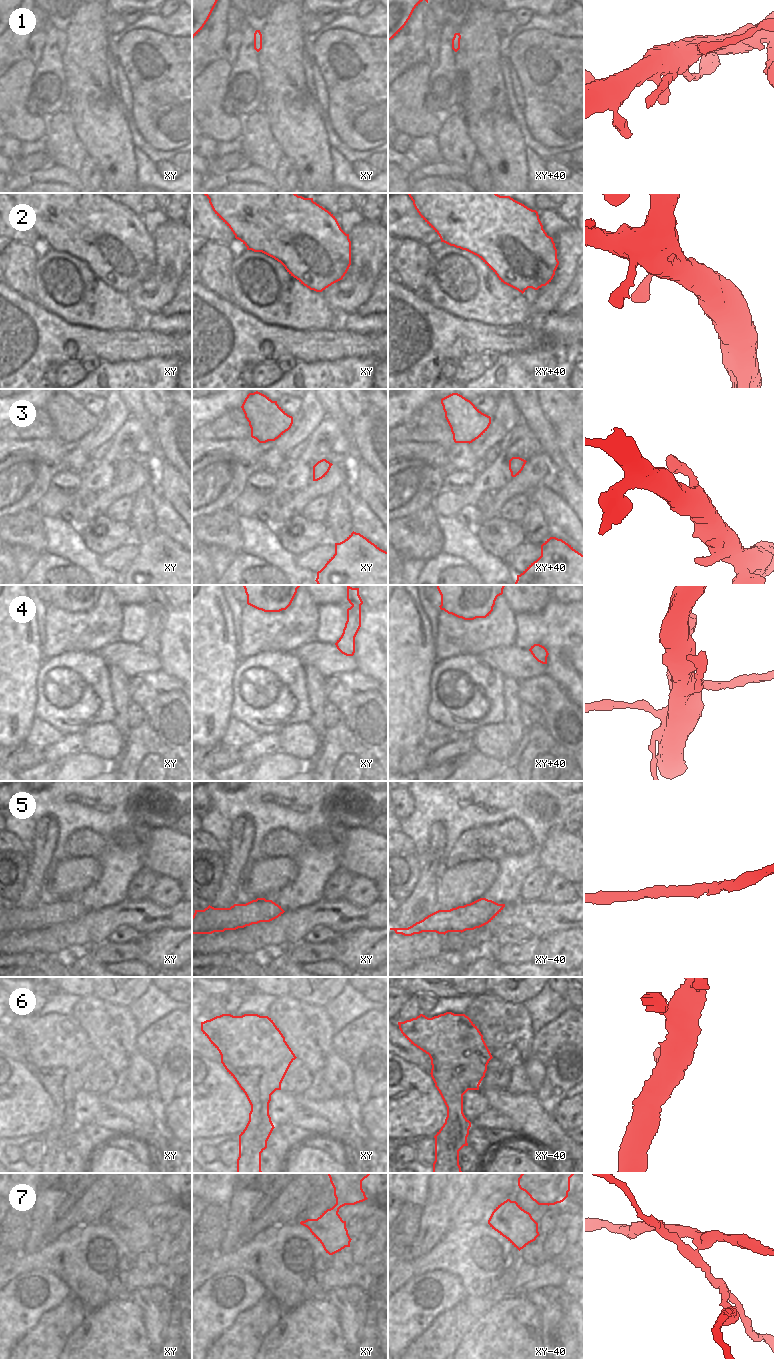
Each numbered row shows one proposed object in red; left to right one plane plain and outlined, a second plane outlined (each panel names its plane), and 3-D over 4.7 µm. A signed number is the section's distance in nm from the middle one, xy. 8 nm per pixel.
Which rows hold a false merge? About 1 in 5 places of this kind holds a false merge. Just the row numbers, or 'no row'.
7.

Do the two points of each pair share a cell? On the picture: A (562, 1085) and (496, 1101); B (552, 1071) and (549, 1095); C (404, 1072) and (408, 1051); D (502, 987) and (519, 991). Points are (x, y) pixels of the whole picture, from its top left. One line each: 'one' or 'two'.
A: two
B: one
C: two
D: one

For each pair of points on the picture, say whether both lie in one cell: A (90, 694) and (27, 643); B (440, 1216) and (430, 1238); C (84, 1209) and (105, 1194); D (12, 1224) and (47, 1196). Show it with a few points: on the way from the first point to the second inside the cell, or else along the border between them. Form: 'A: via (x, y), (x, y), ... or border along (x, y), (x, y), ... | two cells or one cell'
A: border along (44, 661), (37, 675), (36, 683) | two cells
B: via (435, 1221), (430, 1233) | one cell
C: via (89, 1206), (100, 1195) | one cell
D: border along (32, 1214), (32, 1223), (27, 1237) | two cells

